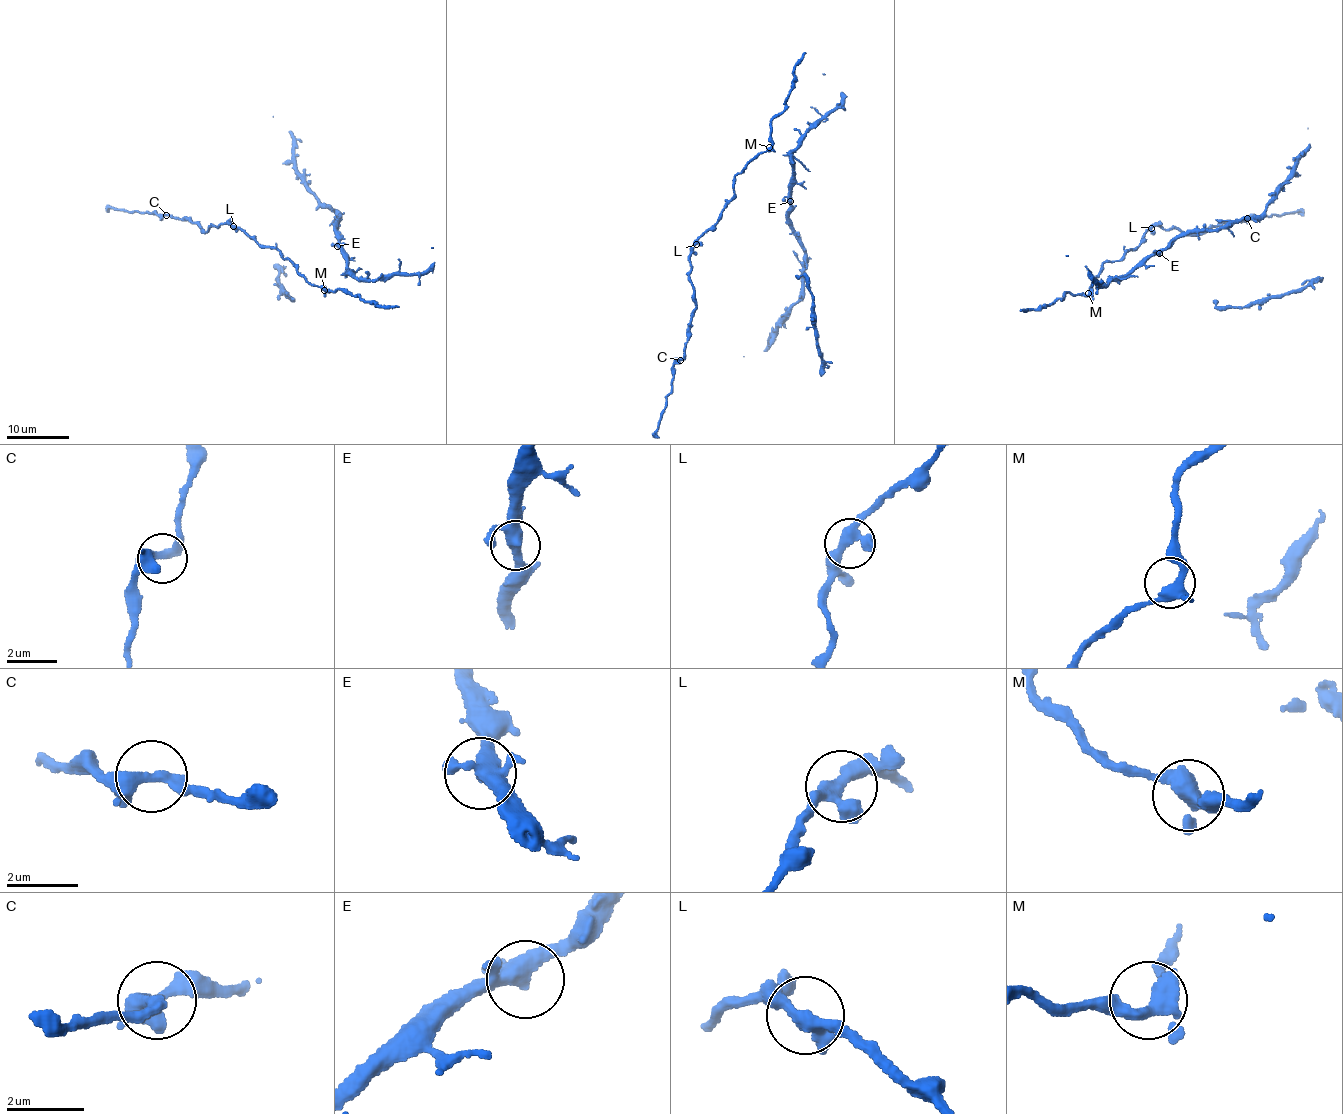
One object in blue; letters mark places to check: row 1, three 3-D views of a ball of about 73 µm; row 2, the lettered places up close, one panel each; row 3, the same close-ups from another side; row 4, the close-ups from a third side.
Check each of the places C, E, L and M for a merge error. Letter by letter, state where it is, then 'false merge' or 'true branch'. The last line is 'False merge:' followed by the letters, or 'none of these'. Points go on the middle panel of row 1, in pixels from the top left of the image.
C: place (680, 360); true branch
E: place (790, 201); true branch
L: place (696, 244); true branch
M: place (769, 147); true branch
False merge: none of these

